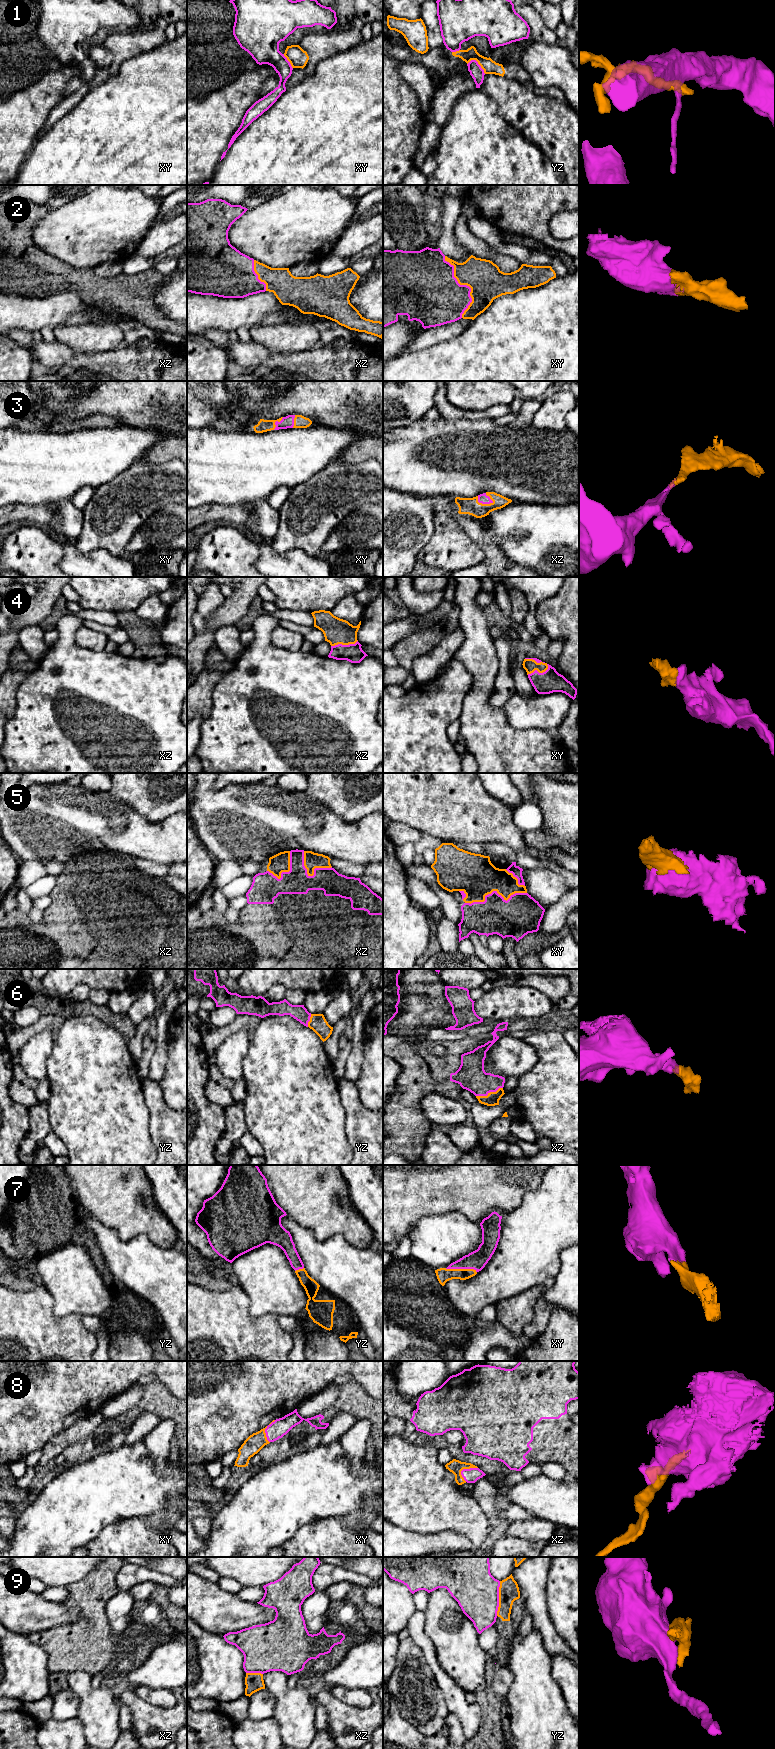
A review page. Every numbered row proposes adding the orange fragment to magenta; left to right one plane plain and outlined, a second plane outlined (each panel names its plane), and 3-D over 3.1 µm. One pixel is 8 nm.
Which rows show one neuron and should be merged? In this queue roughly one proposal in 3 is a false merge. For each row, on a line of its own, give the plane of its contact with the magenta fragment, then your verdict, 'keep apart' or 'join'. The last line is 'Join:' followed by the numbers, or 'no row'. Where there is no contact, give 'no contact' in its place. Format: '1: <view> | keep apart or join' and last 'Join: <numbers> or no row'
1: yz | keep apart
2: xy | join
3: xz | join
4: xz | join
5: xy | join
6: xz | join
7: xy | join
8: xz | join
9: yz | keep apart
Join: 2, 3, 4, 5, 6, 7, 8

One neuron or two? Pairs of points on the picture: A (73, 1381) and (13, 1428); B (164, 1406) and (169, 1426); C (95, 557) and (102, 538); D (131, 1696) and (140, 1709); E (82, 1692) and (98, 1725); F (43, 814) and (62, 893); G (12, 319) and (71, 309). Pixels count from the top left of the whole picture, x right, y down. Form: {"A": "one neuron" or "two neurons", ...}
{"A": "one neuron", "B": "two neurons", "C": "two neurons", "D": "one neuron", "E": "one neuron", "F": "two neurons", "G": "one neuron"}

